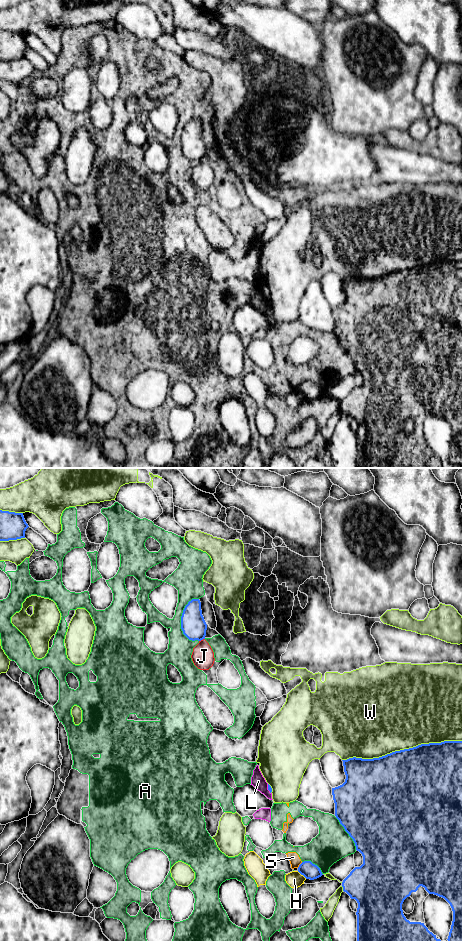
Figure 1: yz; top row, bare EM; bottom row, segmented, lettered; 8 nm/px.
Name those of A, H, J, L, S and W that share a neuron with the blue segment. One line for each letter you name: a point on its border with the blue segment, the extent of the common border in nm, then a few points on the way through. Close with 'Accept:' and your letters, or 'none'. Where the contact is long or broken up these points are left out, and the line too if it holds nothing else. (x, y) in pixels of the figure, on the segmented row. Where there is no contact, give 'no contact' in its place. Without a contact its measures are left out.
Accept: none

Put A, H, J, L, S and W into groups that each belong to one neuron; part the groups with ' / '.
A J L S / H / W

